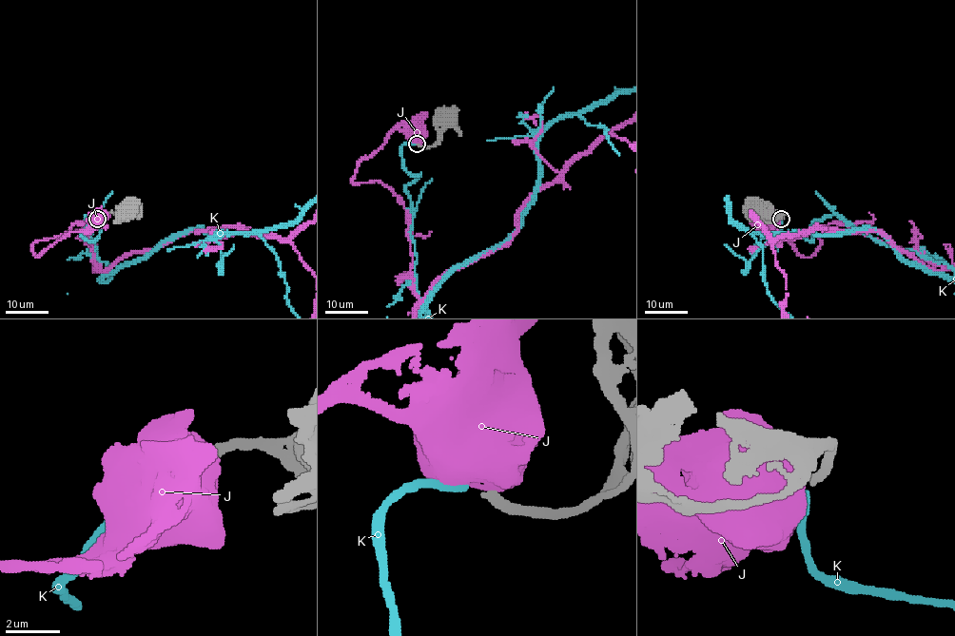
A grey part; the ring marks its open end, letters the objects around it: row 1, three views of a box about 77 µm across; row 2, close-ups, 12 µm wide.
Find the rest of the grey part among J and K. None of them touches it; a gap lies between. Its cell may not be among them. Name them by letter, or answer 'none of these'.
K

